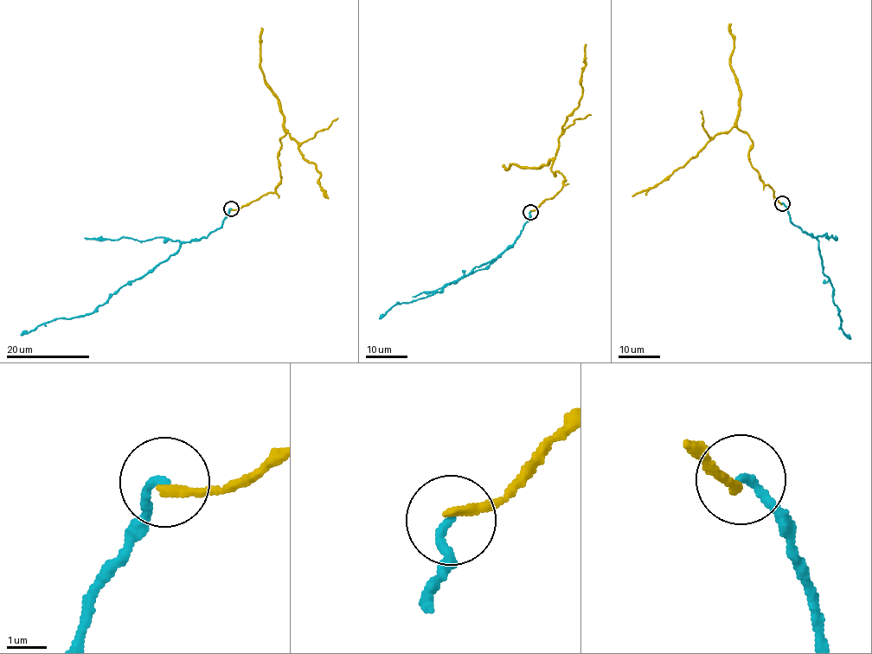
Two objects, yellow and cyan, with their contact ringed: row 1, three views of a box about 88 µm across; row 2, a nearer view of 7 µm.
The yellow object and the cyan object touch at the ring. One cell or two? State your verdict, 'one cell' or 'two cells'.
one cell

